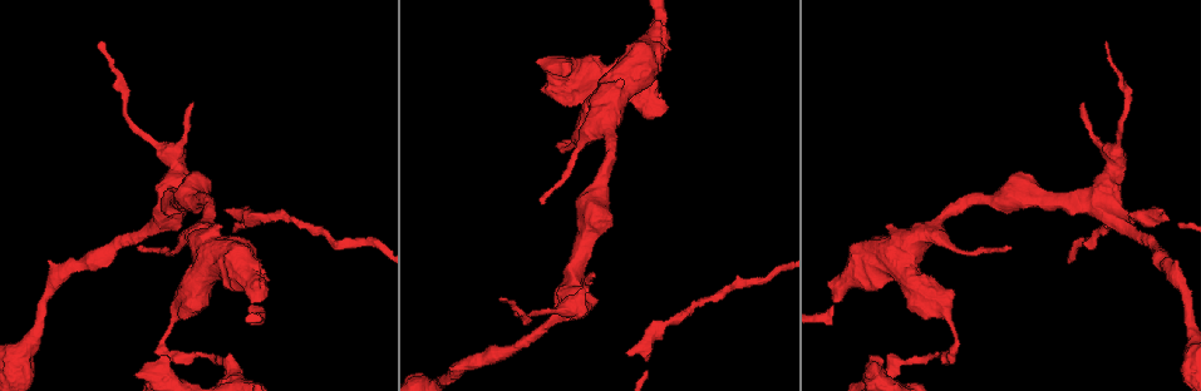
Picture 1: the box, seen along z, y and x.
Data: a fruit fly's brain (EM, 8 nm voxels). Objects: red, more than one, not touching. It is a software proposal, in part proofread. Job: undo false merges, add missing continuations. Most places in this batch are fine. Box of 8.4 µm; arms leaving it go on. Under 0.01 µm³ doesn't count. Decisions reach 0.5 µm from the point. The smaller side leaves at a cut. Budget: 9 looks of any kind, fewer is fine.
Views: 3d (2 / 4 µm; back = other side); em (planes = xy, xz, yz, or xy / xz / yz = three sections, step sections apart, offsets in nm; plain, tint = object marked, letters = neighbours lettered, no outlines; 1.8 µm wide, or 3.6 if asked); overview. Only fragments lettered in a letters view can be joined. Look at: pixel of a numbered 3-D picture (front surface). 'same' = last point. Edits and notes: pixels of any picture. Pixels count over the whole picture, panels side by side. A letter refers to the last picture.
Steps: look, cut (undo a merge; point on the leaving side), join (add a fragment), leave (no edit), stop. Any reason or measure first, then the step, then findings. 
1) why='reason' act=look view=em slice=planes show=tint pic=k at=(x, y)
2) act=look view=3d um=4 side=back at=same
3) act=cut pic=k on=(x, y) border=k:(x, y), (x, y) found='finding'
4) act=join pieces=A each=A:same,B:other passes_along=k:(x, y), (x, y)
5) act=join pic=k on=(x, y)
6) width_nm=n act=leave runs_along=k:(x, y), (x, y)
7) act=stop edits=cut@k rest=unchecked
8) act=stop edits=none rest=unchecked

why='tapers out' act=look view=3d um=4 pic=1 at=(1104, 42)

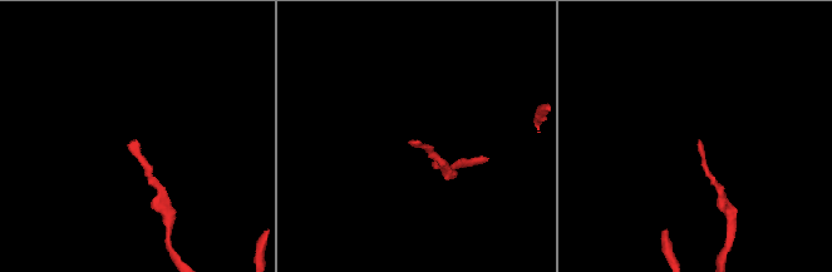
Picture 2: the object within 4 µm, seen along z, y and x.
act=look view=em slice=xy step=4 show=letters pic=2 at=(135, 141)

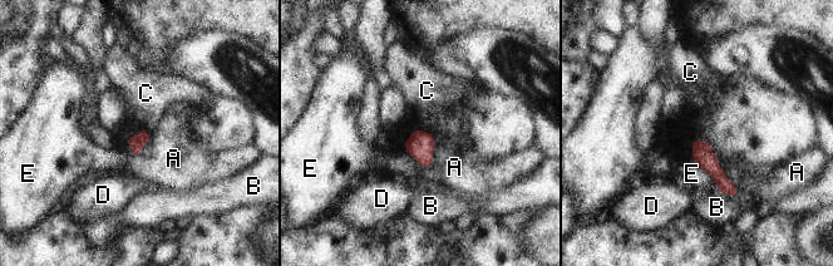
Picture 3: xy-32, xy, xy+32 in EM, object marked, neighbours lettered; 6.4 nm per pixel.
width_nm=100 act=leave each=A:other,B:other,C:other,D:other,E:other border=3:(143, 129), (148, 142), (134, 154) found='none of them fits'

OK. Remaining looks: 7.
why='free end' act=look view=em slice=planes show=letters pic=1 at=(1084, 104)

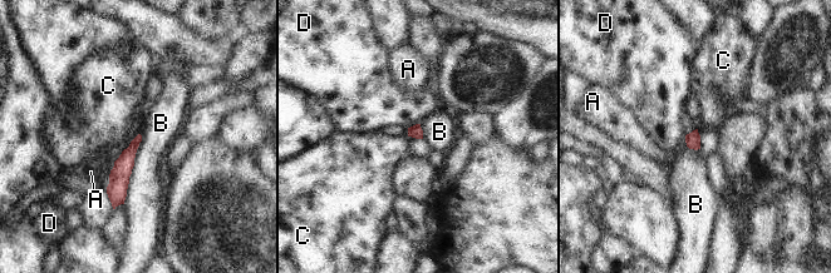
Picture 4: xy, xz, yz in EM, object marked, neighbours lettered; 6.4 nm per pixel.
width_nm=80 act=leave each=A:other,B:other,C:other,D:other border=4:(142, 135), (123, 203) found='none of them fits'

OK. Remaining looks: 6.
why='sharp bend' act=look view=em slice=planes show=tint pic=1 at=(165, 334)

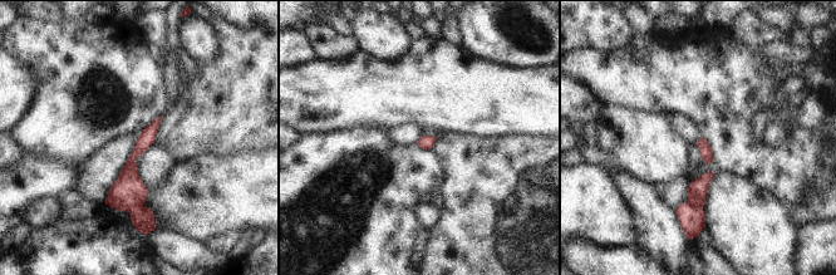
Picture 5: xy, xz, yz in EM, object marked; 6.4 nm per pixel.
act=look view=em slice=planes show=letters at=same

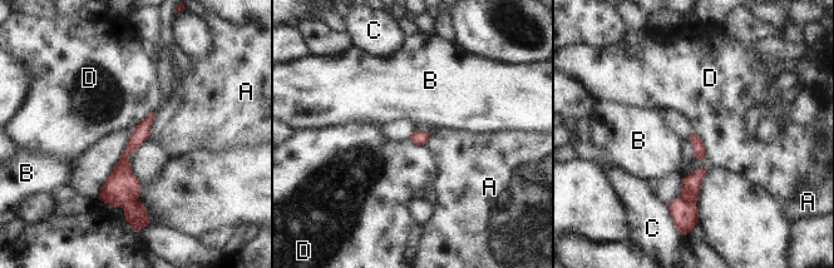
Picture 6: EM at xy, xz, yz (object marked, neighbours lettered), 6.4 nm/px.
act=cut pic=6 on=(685, 214) each=A:other,B:other,C:other,D:other border=6:(680, 197), (695, 204) found='two neurons meet here'

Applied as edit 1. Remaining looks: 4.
act=stop edits=cut@6 rest=unchecked

